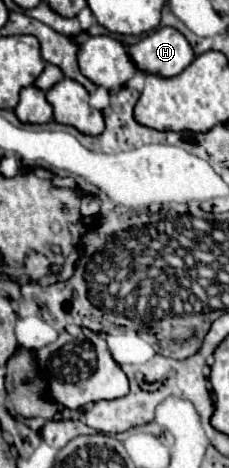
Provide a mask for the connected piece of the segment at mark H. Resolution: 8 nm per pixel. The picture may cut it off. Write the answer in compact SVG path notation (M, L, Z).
M162 27L162 29L154 31L154 33L146 35L136 45L128 47L128 55L134 61L138 71L156 73L160 77L176 77L194 59L194 51L192 51L190 43L186 41L186 37L182 33L178 33L176 29L172 29L172 27Z

